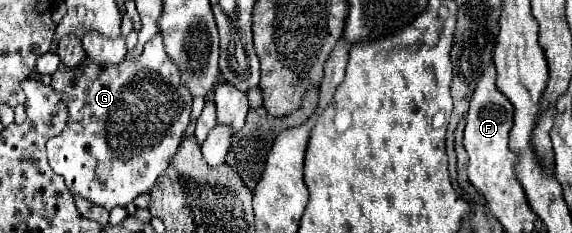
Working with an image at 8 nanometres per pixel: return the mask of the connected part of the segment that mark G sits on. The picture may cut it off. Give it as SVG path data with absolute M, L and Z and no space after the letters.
M161 34L153 36L147 44L145 44L145 50L141 56L133 58L133 60L123 60L119 66L93 66L89 60L85 60L85 70L65 70L65 66L59 66L57 72L53 74L53 80L51 80L51 86L53 90L61 96L63 104L67 106L67 112L69 112L69 118L67 118L67 128L63 128L63 132L59 136L53 136L49 138L47 142L47 156L49 156L49 164L53 168L55 174L63 176L67 188L71 190L71 194L75 196L81 196L81 198L87 198L89 202L97 204L97 206L103 206L105 210L111 210L115 206L127 206L129 202L133 202L139 194L145 194L153 188L153 184L157 182L159 176L165 174L171 158L175 156L181 140L183 140L183 132L185 128L189 126L189 114L191 114L191 94L189 90L185 90L185 86L181 84L181 76L179 76L179 70L177 70L177 64L165 54L163 50L163 38Z

